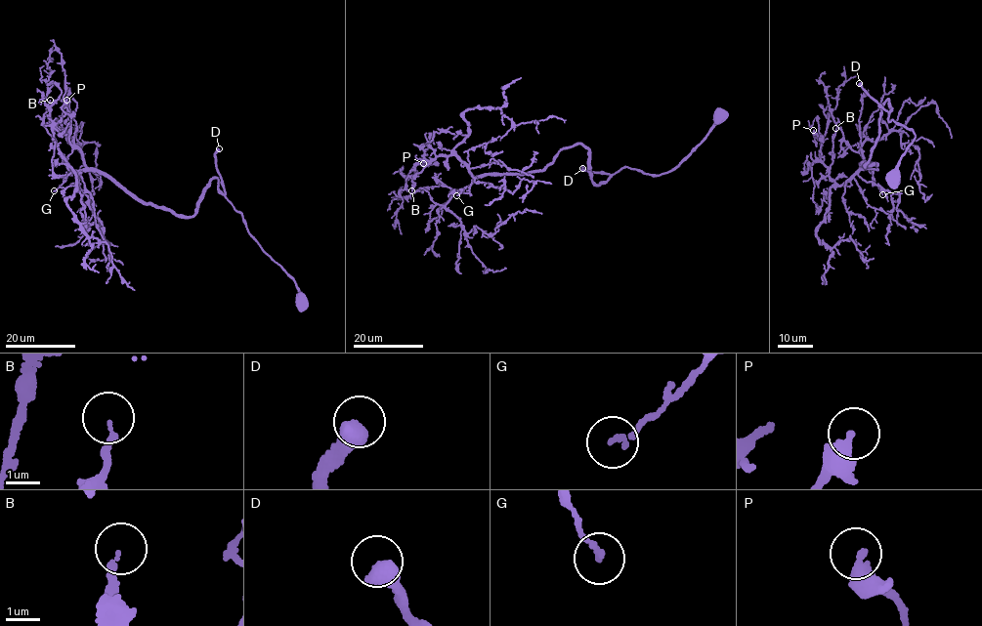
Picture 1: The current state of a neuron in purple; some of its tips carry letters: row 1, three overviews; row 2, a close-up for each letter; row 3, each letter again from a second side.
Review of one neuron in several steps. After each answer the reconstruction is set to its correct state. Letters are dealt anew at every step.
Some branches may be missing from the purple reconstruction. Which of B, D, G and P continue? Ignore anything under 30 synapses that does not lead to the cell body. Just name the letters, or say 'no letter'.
D

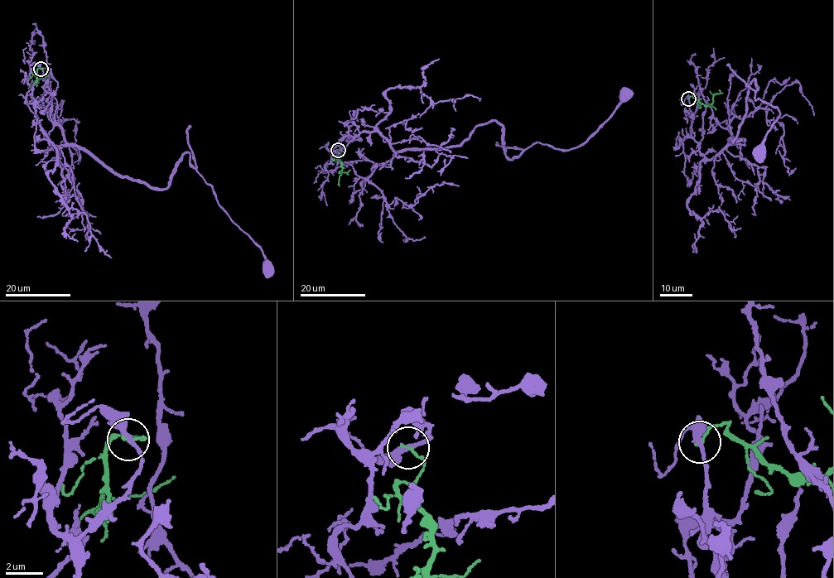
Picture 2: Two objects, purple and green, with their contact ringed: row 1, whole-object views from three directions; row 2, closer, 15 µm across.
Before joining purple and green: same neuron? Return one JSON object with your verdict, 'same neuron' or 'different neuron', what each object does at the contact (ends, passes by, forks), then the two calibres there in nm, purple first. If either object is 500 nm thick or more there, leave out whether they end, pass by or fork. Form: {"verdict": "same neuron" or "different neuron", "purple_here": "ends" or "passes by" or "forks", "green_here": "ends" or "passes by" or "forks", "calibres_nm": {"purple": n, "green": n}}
{"verdict": "different neuron", "purple_here": "passes by", "green_here": "ends", "calibres_nm": {"purple": 280, "green": 130}}

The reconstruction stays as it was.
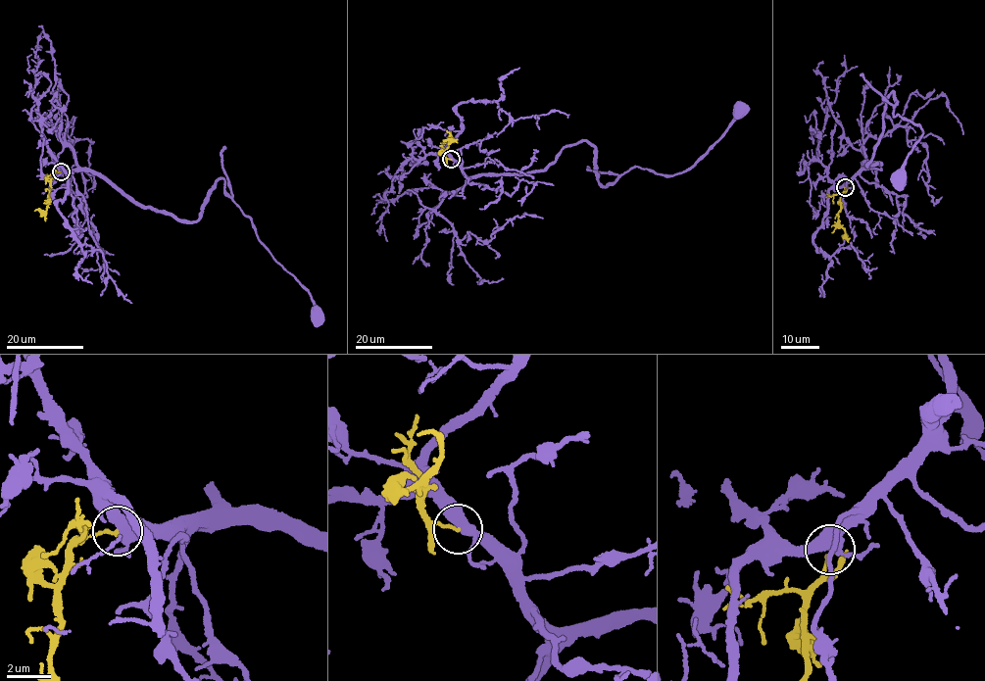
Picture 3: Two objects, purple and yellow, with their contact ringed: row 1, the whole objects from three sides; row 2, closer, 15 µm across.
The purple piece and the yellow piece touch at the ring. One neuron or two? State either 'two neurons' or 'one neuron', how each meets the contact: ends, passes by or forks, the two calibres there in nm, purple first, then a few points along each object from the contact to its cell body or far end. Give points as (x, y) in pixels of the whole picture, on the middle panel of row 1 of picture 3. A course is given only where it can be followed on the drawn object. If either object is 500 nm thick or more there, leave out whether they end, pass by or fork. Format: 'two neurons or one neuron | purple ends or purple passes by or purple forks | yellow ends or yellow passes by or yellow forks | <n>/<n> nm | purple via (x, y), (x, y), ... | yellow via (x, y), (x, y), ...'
two neurons | purple forks | yellow ends | 440/150 nm | purple via (451, 159), (468, 176), (523, 174), (582, 141), (604, 186), (637, 167), (680, 173), (741, 109) | yellow via (451, 160), (445, 156), (447, 144), (451, 139), (454, 141), (443, 140)

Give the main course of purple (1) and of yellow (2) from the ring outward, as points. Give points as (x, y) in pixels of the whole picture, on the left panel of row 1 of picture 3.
1: (61, 171), (106, 177), (135, 201), (191, 222), (208, 190), (223, 179), (226, 193), (319, 313)
2: (61, 171), (54, 173), (47, 209), (34, 211)

